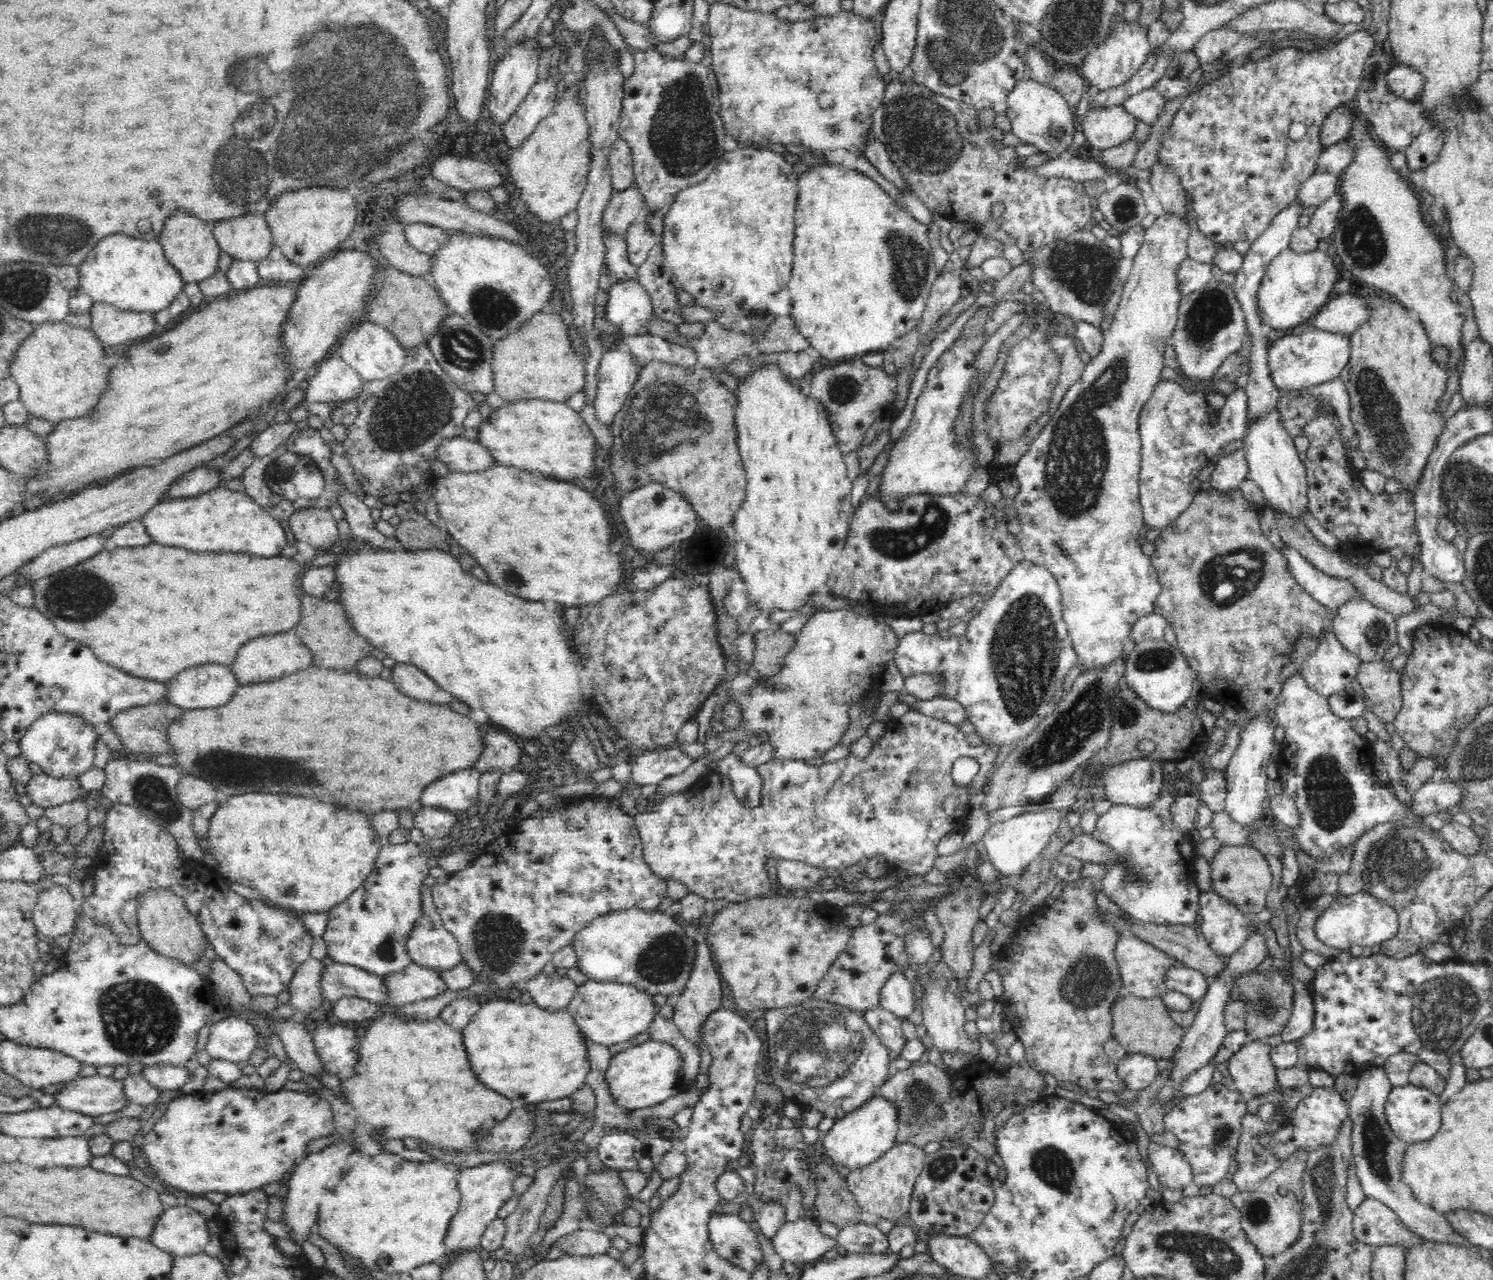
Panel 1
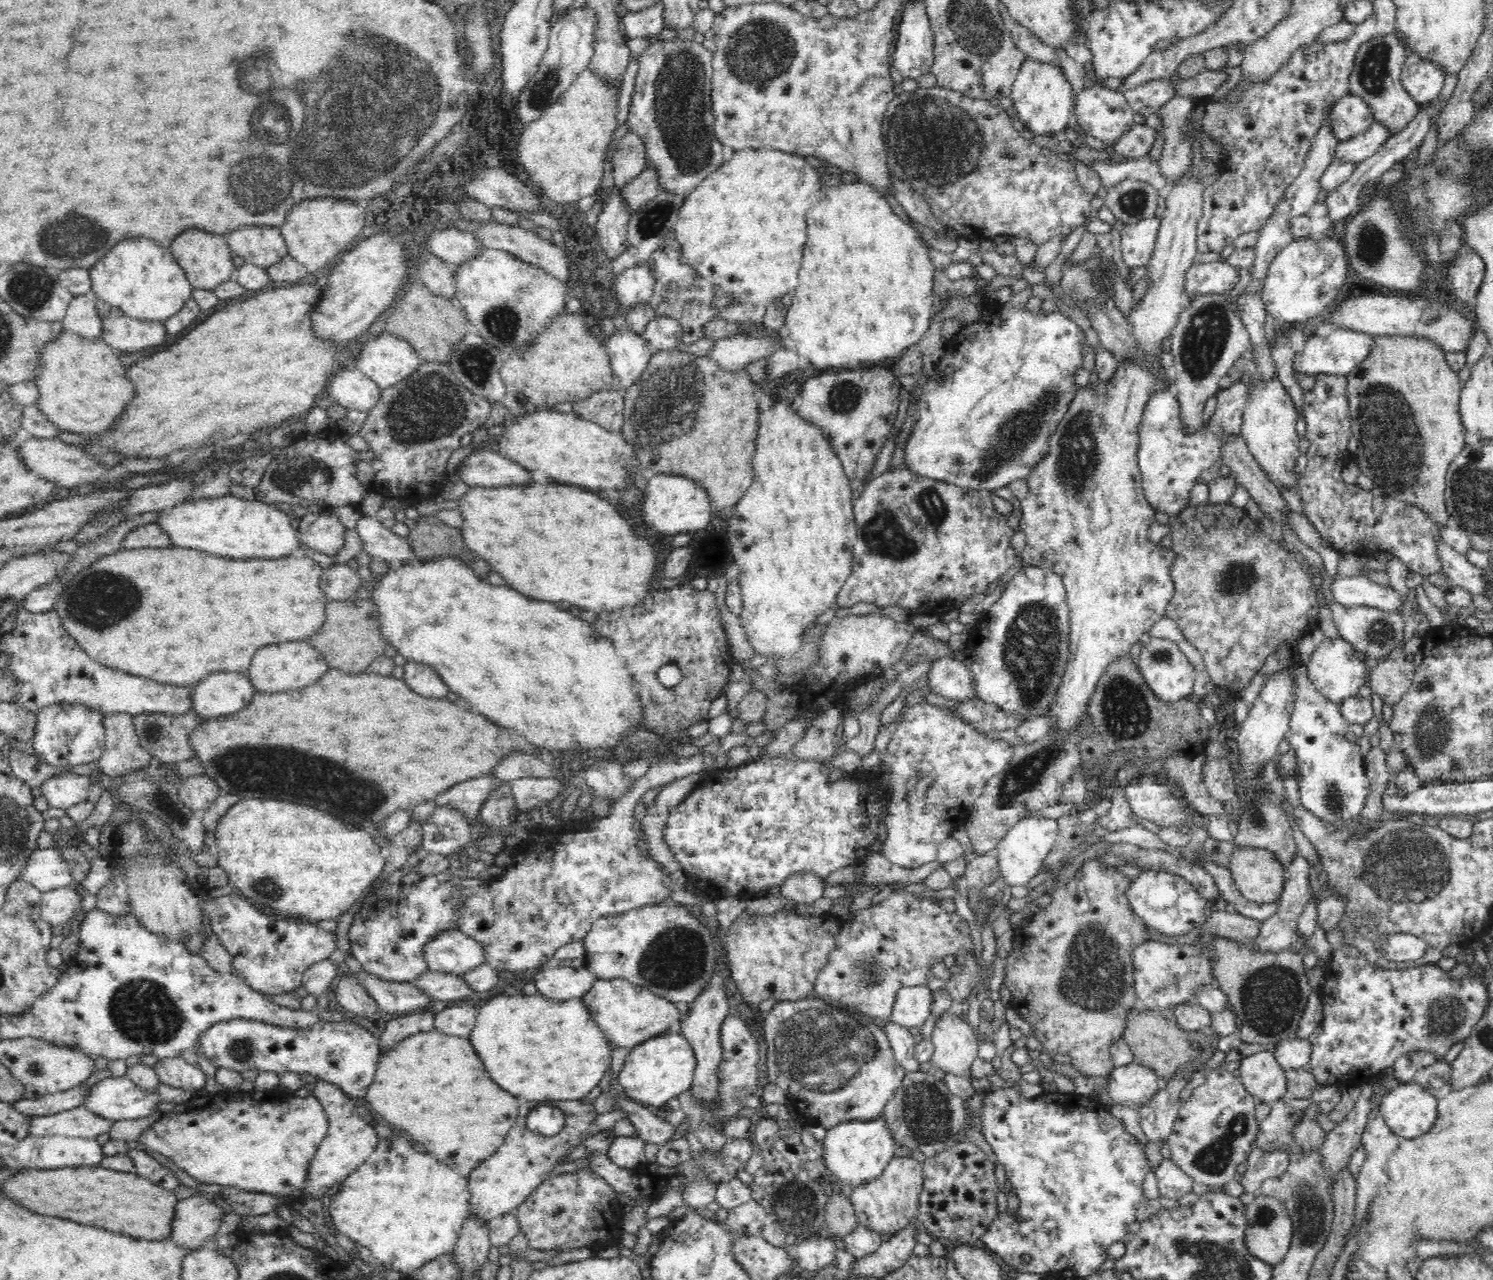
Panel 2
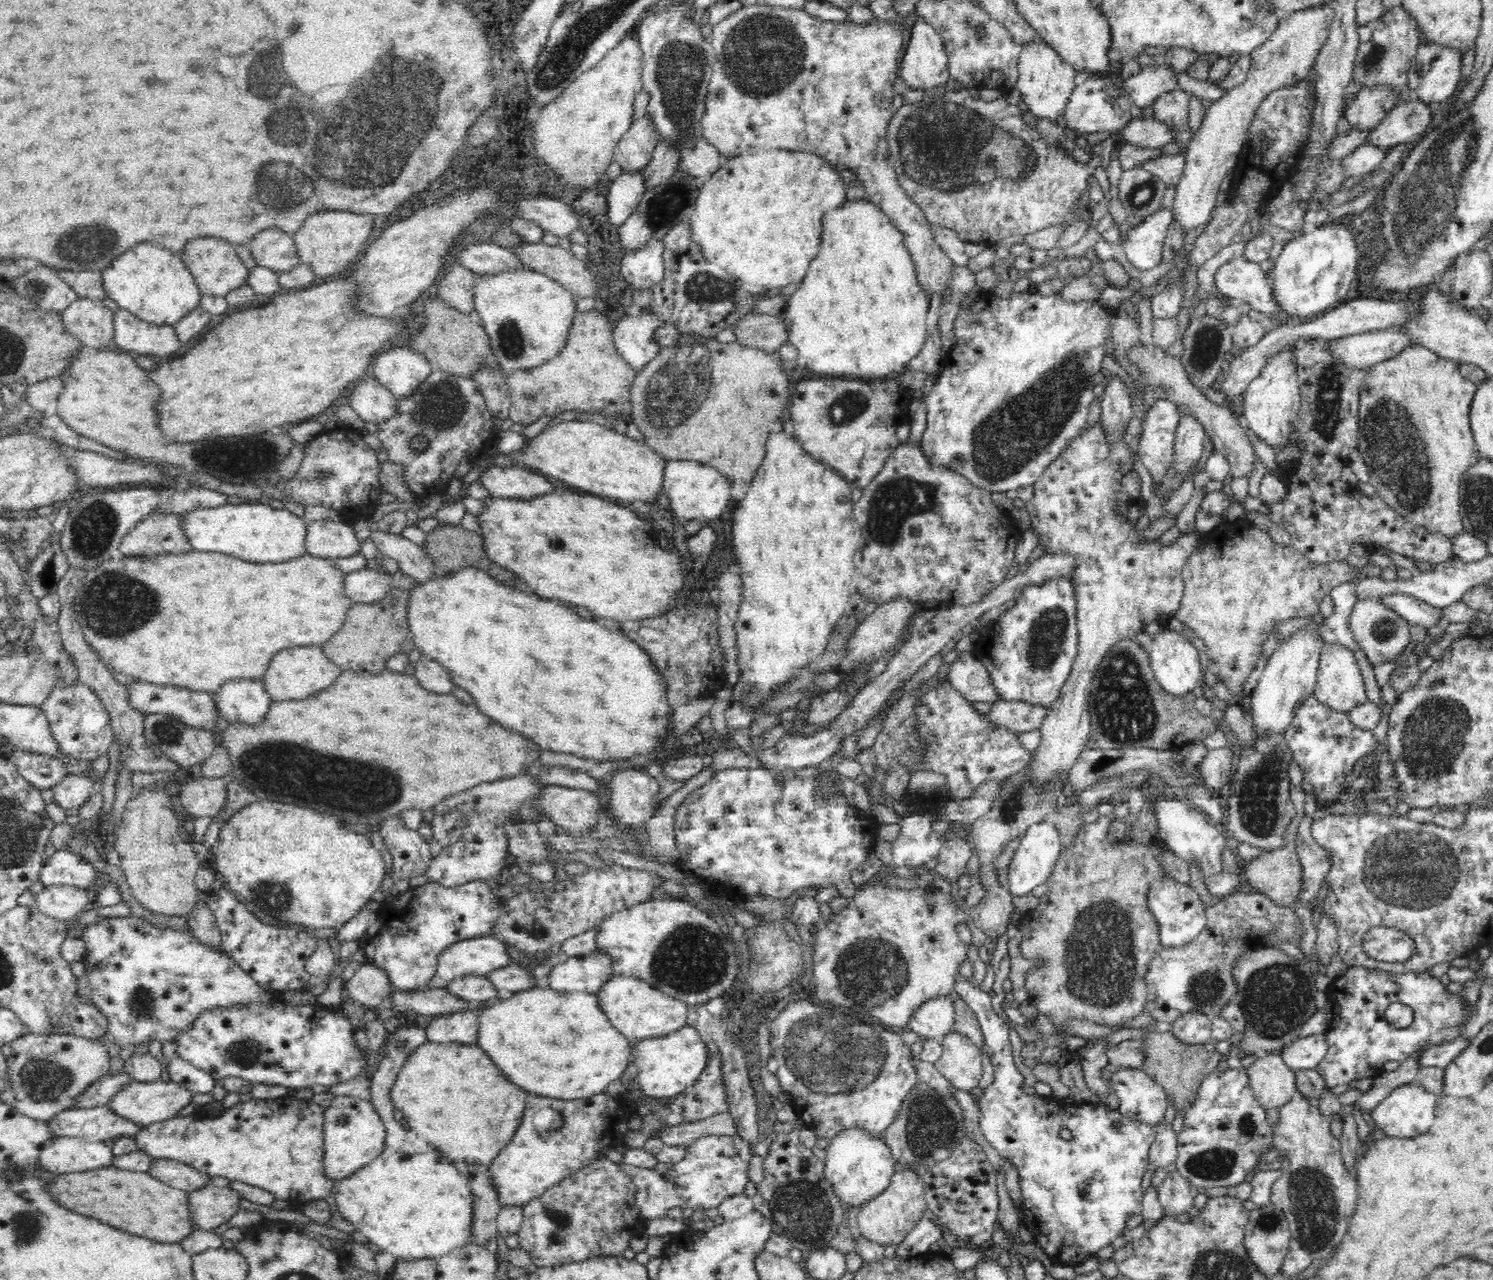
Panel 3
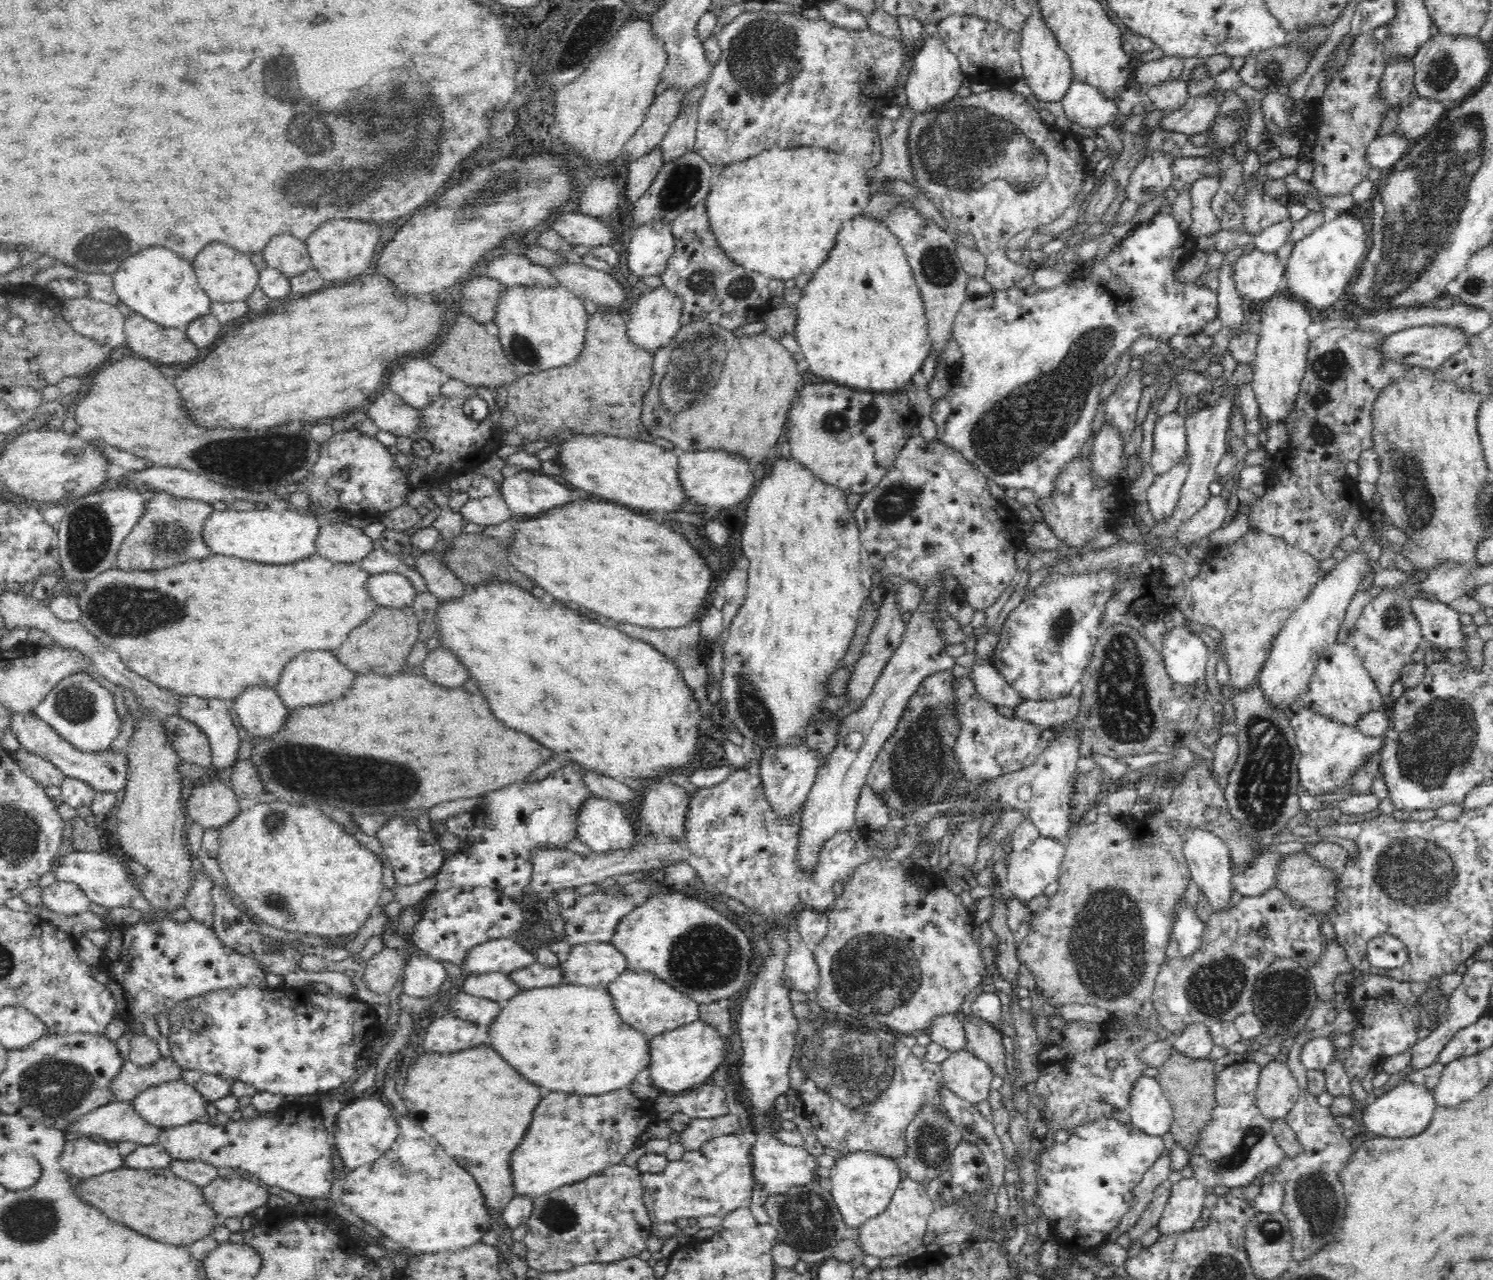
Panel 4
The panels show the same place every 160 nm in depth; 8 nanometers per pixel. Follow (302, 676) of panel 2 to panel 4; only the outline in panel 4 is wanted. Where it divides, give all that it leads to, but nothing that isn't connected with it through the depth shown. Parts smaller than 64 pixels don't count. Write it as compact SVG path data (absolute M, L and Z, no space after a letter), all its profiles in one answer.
M318 650L318 652L300 654L296 662L292 662L288 670L284 670L276 691L289 709L301 709L302 706L340 702L352 690L354 680L356 680L356 673L345 668L333 652L330 654L326 650L322 652Z

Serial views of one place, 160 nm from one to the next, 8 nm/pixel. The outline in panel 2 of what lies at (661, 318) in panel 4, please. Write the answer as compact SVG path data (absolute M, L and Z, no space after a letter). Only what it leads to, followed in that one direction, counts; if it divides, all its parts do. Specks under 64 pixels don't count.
M617 329L604 341L610 355L610 364L620 379L620 390L623 392L642 376L654 350L642 335L628 329Z

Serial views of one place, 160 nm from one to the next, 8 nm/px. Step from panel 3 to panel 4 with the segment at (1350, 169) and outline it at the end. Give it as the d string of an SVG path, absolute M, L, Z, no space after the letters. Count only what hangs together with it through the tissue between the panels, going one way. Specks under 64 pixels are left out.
M1394 131L1393 134L1375 139L1366 152L1366 159L1378 169L1391 168L1412 146L1412 140Z

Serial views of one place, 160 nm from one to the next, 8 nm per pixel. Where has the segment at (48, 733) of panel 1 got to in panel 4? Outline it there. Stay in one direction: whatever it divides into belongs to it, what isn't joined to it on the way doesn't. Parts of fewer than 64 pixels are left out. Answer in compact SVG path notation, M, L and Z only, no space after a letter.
M85 672L70 674L58 682L46 698L33 710L40 721L50 725L58 736L82 752L104 752L120 734L120 716L114 694L104 688L98 680Z

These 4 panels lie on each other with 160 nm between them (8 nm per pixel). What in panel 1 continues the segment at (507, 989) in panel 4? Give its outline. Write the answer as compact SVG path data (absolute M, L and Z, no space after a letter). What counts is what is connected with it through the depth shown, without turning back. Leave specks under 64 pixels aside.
M416 963L401 973L384 977L384 981L389 990L389 1002L386 1002L384 1010L396 1010L408 1003L430 1000L451 990L439 971Z

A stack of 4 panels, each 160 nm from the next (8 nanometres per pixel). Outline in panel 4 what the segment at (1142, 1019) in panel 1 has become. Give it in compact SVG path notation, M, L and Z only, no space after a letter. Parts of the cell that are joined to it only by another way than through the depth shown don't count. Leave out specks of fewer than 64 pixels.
M1174 1050L1171 1059L1164 1066L1157 1068L1158 1074L1154 1077L1161 1085L1161 1090L1173 1110L1172 1136L1176 1144L1186 1150L1190 1159L1194 1158L1194 1152L1202 1142L1202 1134L1206 1131L1206 1126L1214 1120L1214 1110L1216 1110L1214 1065L1212 1059L1188 1059Z

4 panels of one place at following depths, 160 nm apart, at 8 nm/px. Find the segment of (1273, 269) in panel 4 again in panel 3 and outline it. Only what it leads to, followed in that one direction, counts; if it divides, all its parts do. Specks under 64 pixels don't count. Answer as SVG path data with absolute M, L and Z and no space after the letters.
M1241 255L1220 266L1214 281L1220 296L1246 302L1252 310L1263 312L1271 319L1277 319L1282 314L1274 298L1271 279L1259 262Z

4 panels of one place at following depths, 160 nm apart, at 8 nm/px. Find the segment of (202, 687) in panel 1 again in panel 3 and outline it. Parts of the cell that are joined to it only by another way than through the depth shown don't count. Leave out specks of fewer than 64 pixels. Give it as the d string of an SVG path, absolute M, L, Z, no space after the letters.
M241 679L222 684L222 688L214 694L214 701L216 701L221 718L226 723L258 725L266 722L266 716L270 712L270 704L274 700L266 691L263 680Z

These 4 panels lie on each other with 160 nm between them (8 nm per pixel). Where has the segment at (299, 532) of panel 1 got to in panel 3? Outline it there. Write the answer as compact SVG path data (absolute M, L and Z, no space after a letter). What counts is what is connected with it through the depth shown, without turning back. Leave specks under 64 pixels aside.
M323 519L308 524L306 538L307 554L332 561L350 558L360 553L362 544L356 538L354 526L348 522Z

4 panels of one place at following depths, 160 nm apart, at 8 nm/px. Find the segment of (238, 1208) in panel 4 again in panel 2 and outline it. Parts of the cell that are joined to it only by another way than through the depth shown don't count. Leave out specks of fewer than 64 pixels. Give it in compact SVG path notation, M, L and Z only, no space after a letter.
M192 1195L178 1201L174 1216L172 1240L190 1250L216 1238L224 1218L224 1208L200 1195Z

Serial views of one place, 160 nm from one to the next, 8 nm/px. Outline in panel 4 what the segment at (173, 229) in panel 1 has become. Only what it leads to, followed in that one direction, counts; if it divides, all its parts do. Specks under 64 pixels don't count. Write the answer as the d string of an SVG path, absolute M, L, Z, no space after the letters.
M210 244L194 258L194 270L200 286L213 302L244 302L259 287L260 271L247 253L224 244Z

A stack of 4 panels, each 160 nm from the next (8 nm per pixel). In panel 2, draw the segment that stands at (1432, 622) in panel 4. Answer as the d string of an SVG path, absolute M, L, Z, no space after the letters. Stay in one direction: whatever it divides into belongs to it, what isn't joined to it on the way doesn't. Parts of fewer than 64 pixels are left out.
M1338 576L1330 586L1334 599L1343 606L1370 606L1390 613L1402 612L1404 596L1394 587L1380 586L1364 576Z

